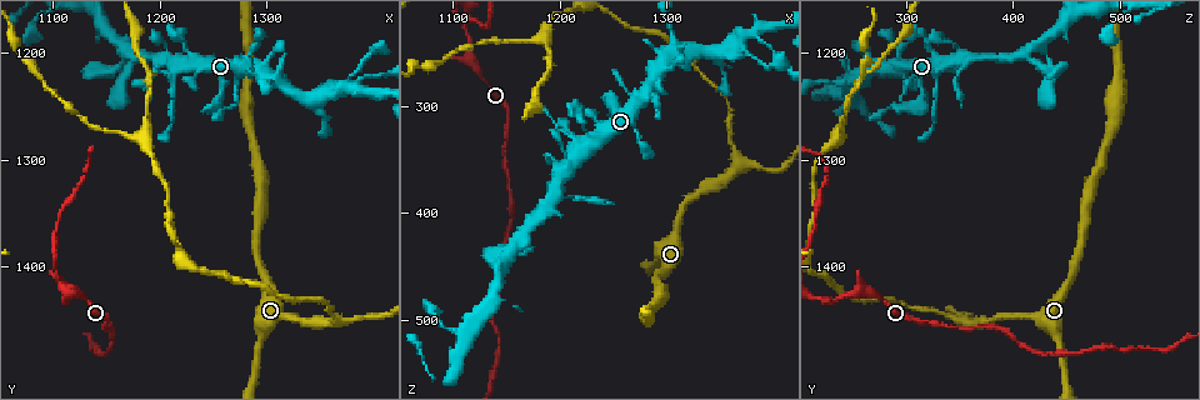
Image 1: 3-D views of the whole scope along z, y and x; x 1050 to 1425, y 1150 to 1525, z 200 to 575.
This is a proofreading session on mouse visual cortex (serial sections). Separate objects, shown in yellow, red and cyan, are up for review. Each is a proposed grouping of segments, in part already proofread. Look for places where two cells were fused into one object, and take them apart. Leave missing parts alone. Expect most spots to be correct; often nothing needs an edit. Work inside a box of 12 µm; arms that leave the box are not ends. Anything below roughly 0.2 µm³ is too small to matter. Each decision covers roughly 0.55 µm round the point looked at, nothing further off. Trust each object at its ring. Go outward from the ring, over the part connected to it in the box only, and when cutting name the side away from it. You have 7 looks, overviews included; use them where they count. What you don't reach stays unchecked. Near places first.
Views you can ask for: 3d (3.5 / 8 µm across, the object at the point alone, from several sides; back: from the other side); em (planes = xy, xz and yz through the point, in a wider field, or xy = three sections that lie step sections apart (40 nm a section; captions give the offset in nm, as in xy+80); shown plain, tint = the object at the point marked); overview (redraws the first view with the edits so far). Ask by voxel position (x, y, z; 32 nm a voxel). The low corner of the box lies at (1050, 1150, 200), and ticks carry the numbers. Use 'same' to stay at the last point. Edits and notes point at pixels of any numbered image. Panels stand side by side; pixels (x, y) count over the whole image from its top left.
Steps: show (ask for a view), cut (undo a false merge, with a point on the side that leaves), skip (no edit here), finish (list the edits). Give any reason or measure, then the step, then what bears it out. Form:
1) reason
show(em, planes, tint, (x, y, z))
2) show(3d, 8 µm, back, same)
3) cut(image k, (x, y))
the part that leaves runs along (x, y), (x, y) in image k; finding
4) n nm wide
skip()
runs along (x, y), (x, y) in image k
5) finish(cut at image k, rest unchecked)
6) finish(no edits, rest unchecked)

thick turns thin
show(3d, 8 µm, (1380, 1230, 228))

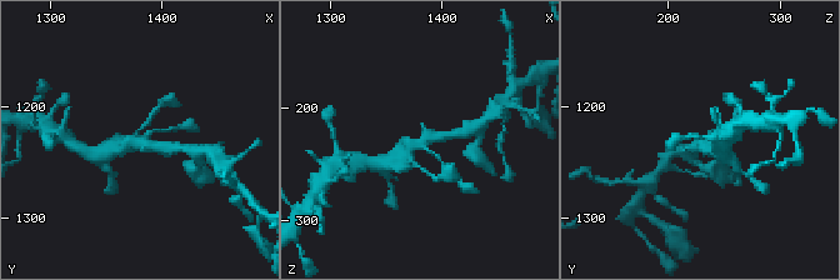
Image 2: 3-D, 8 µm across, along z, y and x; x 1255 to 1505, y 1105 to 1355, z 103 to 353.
closer look
show(3d, 3.5 µm, (1382, 1234, 232))

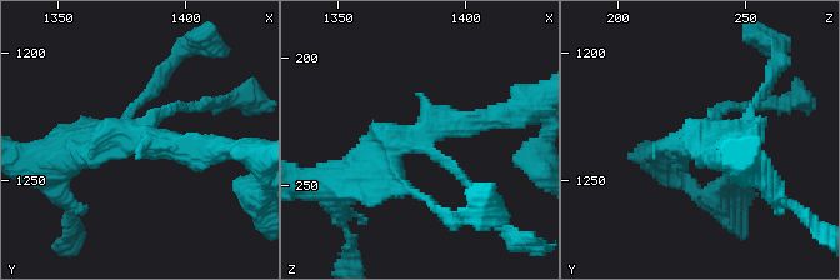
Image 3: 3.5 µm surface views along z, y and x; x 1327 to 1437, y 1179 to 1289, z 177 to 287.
show(em, xy, step 3, tint, (1381, 1232, 231))

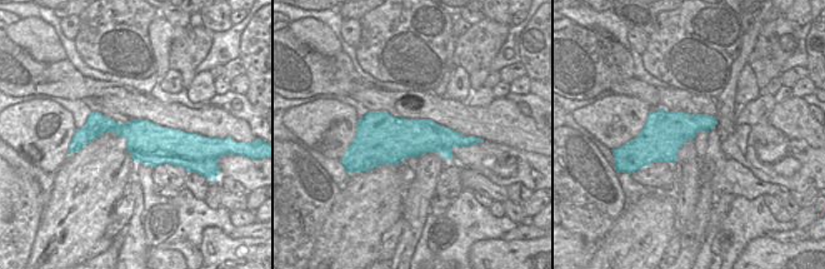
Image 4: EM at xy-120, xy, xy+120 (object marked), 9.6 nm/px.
skip()
runs along (185, 135), (95, 126), (80, 140) in image 4; continuous, no second cell

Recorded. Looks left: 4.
calibre changes
show(3d, 3.5 µm, (1162, 1274, 238))

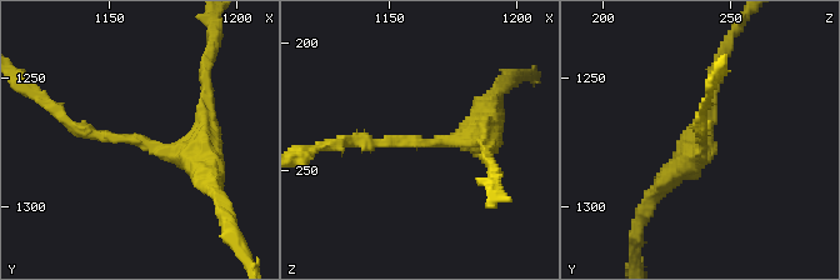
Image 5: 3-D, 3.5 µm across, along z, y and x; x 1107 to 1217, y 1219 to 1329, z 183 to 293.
arms of 150, 350 nm
show(em, xy, step 5, plain, (1164, 1274, 239))

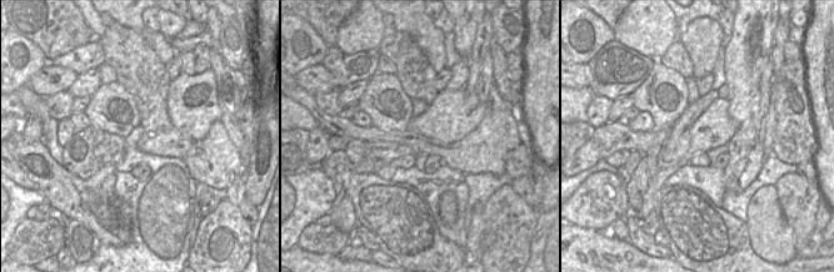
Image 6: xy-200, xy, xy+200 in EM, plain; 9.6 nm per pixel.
with the object marked
show(em, xy, step 5, tint, same)

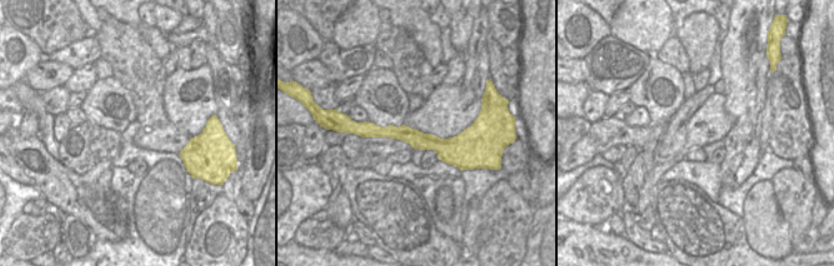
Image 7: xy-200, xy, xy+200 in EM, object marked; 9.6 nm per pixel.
skip()
runs along (204, 170), (63, 116) in image 5; all the same cell

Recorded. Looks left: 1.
finish(no edits, rest unchecked)

